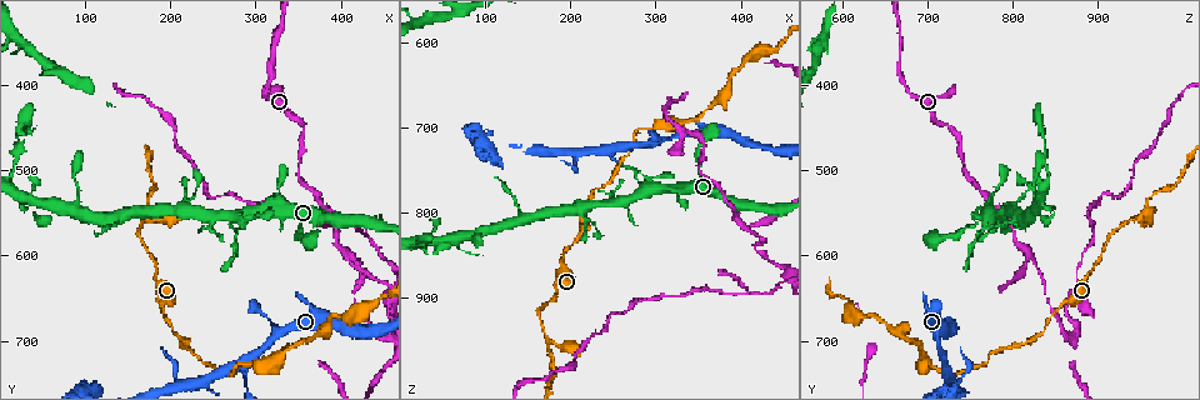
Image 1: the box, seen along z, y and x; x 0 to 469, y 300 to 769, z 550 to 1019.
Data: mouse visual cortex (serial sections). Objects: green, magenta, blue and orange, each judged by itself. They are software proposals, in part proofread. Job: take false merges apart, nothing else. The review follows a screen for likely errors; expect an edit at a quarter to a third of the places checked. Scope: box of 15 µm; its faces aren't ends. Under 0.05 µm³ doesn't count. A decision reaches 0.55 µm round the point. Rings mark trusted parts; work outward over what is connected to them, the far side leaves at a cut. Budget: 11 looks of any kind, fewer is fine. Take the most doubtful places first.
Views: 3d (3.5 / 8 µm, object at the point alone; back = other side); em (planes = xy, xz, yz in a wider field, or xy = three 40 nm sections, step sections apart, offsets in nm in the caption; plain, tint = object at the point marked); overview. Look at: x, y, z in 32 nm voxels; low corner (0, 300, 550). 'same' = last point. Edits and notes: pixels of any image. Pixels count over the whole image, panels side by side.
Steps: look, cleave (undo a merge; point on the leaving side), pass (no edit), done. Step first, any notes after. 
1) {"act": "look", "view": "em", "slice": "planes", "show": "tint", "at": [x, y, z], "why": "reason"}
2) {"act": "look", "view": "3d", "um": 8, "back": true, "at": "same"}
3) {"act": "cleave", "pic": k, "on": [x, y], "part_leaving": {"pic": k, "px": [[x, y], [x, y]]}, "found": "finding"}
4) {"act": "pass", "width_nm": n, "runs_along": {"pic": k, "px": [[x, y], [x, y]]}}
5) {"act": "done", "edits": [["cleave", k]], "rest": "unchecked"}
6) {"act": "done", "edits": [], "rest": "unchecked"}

{"act": "look", "view": "3d", "um": 3.5, "at": [405, 600, 820], "why": "side arm on a straight run"}

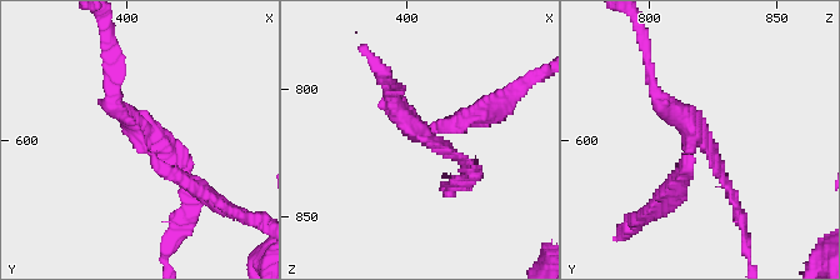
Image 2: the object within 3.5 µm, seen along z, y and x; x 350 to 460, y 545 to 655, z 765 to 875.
{"act": "look", "view": "em", "slice": "xy", "step": 1, "show": "tint", "at": [406, 597, 818], "arms": 3, "arm_widths_nm": [150, 150, 200]}

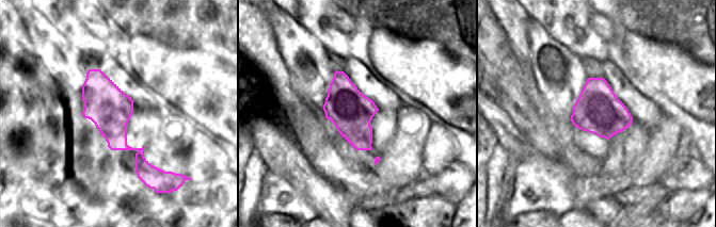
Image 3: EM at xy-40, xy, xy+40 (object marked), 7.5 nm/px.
{"act": "cleave", "pic": 2, "on": [469, 113], "part_leaving": {"pic": 2, "px": [[436, 129], [503, 106], [525, 84]]}, "found": "a second cell is stuck on"}

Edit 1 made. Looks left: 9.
{"act": "look", "view": "3d", "um": 3.5, "back": true, "at": [325, 690, 710], "why": "three-way junction"}

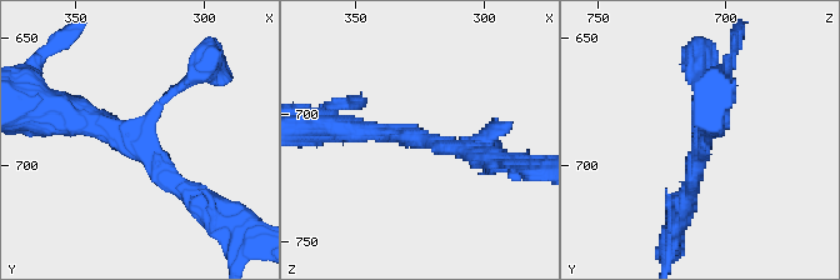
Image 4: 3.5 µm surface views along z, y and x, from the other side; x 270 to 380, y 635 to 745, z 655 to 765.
{"act": "look", "view": "em", "slice": "xy", "step": 2, "show": "tint", "at": [327, 691, 710], "arms": 3, "arm_widths_nm": [100, 250, 300], "why": "need the tissue"}

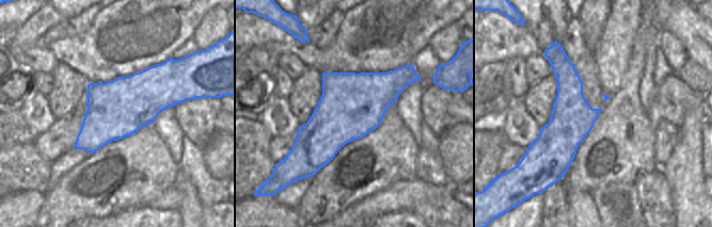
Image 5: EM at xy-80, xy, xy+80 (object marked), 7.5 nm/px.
{"act": "pass", "width_nm": 480, "runs_along": {"pic": 5, "px": [[558, 51], [566, 73], [562, 173]]}, "found": "all the same cell"}

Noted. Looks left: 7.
{"act": "look", "view": "3d", "um": 8, "at": [285, 555, 770], "why": "three-way junction"}

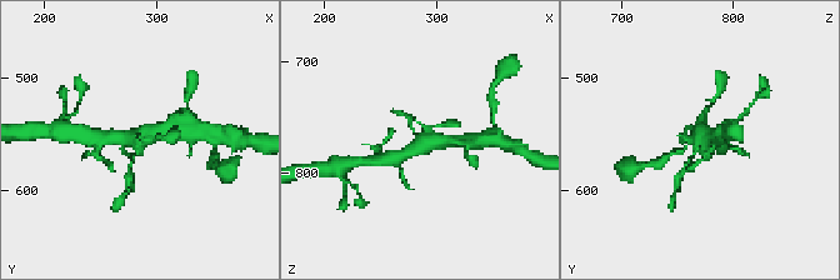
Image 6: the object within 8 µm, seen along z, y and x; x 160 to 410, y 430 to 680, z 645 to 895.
{"act": "look", "view": "3d", "um": 3.5, "at": [282, 556, 770]}

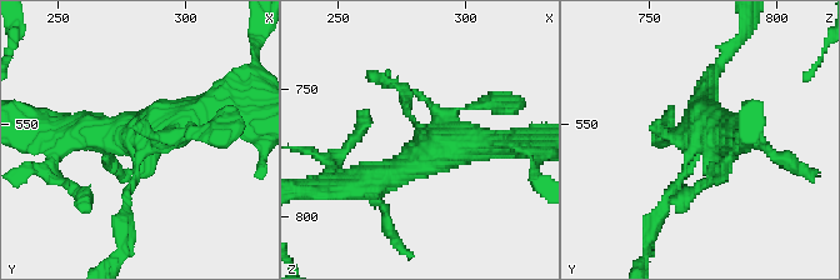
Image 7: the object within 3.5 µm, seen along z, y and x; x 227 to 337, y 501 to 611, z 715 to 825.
{"act": "look", "view": "em", "slice": "xy", "step": 1, "show": "tint", "at": [283, 557, 769]}

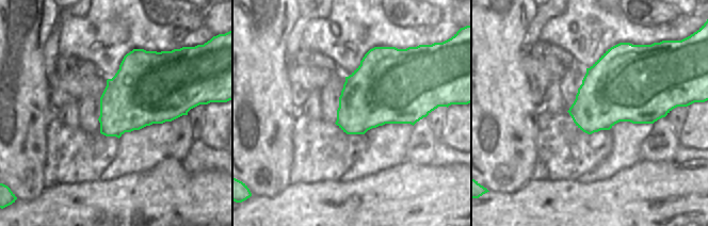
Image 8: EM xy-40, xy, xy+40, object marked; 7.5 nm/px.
{"act": "pass", "runs_along": {"pic": 7, "px": [[533, 141], [449, 144], [375, 180]]}, "found": "continuous, no second cell"}

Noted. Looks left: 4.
{"act": "look", "view": "3d", "um": 3.5, "back": true, "at": [30, 535, 830], "why": "sharp bend"}

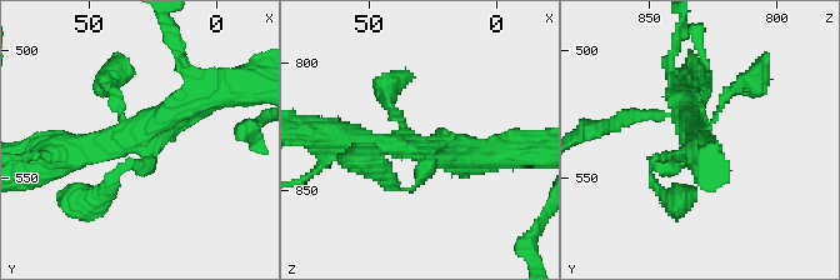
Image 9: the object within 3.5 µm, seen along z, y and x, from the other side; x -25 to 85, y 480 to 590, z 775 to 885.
{"act": "look", "view": "em", "slice": "planes", "show": "tint", "at": [32, 534, 833], "why": "need the tissue"}

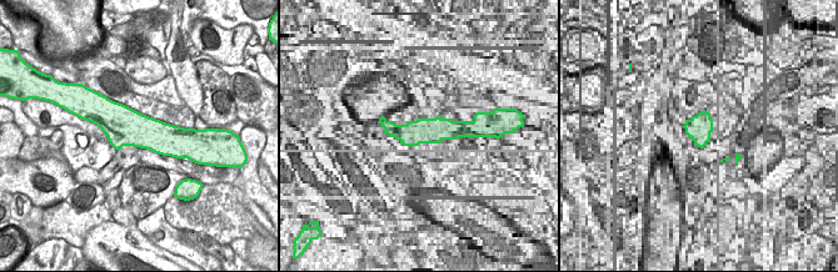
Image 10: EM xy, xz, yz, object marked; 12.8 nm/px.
{"act": "look", "view": "em", "slice": "xy", "step": 3, "show": "tint", "at": "same"}

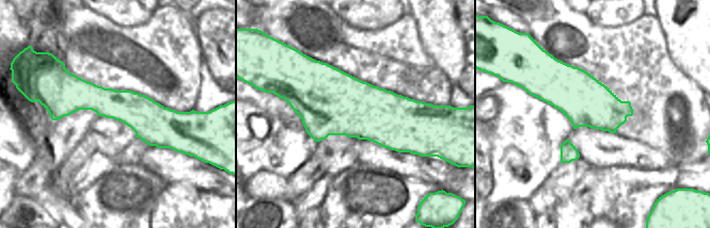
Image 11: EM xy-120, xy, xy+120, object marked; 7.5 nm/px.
{"act": "pass", "runs_along": {"pic": 11, "px": [[48, 101], [185, 123]]}, "found": "one cell here"}

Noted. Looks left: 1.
{"act": "done", "edits": [["cleave", 2]], "rest": "unchecked"}

